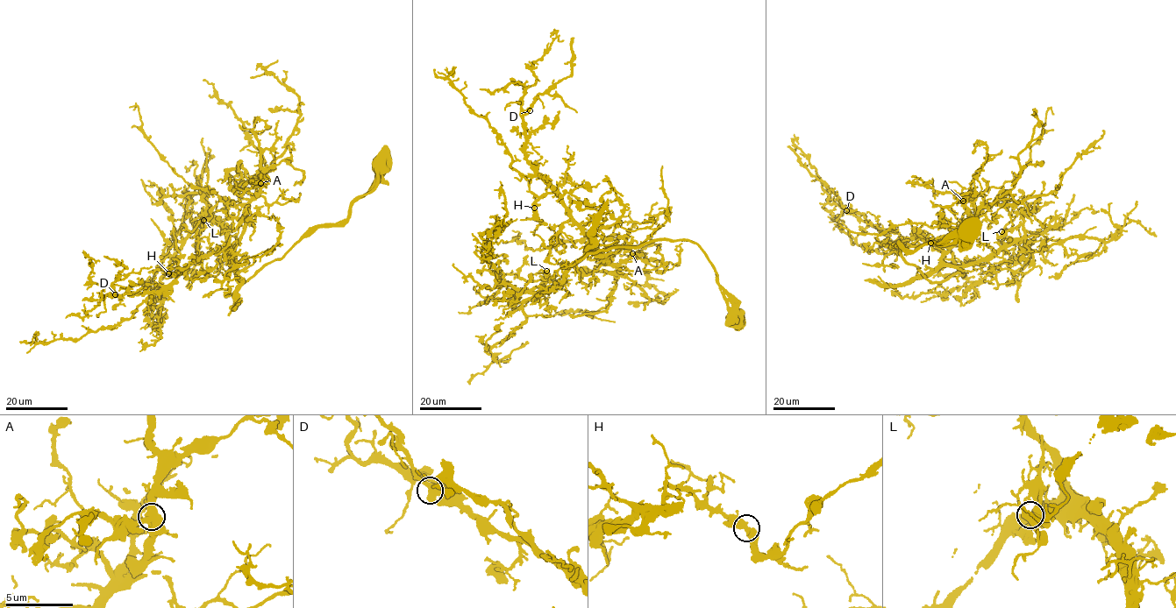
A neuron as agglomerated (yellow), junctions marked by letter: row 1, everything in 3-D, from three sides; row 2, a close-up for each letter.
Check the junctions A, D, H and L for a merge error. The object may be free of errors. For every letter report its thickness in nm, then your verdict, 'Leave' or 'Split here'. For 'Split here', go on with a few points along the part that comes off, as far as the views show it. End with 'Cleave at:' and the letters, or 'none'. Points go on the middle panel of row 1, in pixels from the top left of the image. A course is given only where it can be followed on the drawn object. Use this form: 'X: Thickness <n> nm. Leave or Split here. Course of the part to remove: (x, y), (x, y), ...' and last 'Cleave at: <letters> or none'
A: Thickness 550 nm. Leave
D: Thickness 500 nm. Leave
H: Thickness 500 nm. Leave
L: Thickness 500 nm. Leave
Cleave at: none

